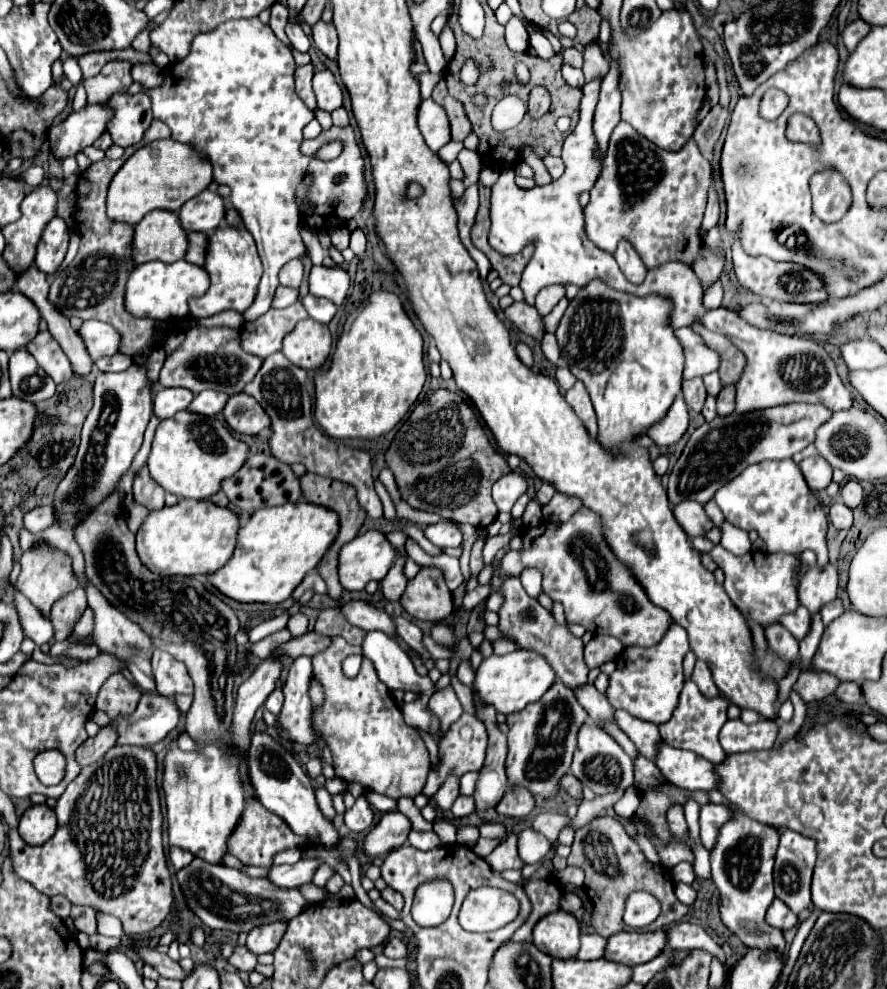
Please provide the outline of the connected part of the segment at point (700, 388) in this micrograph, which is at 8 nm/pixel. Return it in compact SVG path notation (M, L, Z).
M692 378L692 380L684 380L682 382L682 394L684 394L684 400L688 404L690 410L696 410L700 412L704 408L704 402L706 402L706 390L704 390L704 382L702 378Z

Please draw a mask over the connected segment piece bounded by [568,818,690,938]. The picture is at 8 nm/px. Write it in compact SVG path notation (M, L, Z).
M612 818L612 828L602 828L600 824L602 824L600 820L594 820L594 822L582 826L574 836L572 854L568 856L568 866L578 866L586 872L584 890L590 896L592 906L594 906L592 920L590 920L592 928L604 938L610 938L612 934L626 930L626 926L622 922L624 900L634 890L648 890L662 904L662 912L660 912L658 920L652 922L650 926L646 926L644 930L658 930L658 928L666 928L674 922L680 922L690 912L690 906L682 904L676 898L672 874L668 870L664 870L662 866L656 868L652 862L648 862L646 856L642 854L642 850L638 848L638 844L626 834L624 826L616 818Z

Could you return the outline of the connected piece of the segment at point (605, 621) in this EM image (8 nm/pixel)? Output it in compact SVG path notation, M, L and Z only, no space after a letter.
M580 508L568 522L546 522L538 528L524 530L522 542L522 552L510 550L502 558L498 576L504 580L510 576L520 576L526 566L540 568L544 576L544 592L552 600L562 602L568 622L582 624L592 634L616 636L626 648L656 646L672 626L670 614L658 606L652 606L632 572L616 560L604 542L600 518L592 510Z

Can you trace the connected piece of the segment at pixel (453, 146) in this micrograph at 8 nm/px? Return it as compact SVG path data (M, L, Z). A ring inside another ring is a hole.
M452 140L452 142L448 142L440 152L438 152L438 156L446 162L446 164L450 164L456 156L458 156L458 152L462 150L462 142L456 142L456 140Z

